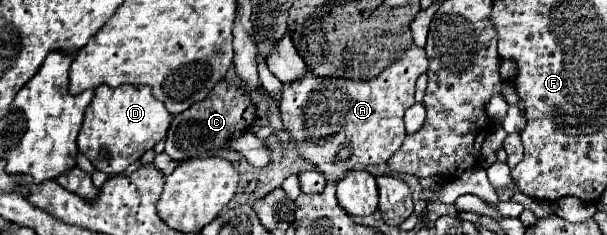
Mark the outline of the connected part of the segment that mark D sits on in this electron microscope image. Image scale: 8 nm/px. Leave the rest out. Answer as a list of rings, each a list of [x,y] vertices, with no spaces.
[[[99,86],[95,88],[93,100],[85,108],[77,146],[79,152],[91,160],[95,170],[117,176],[125,172],[133,162],[137,162],[157,142],[161,142],[169,124],[169,110],[151,94],[149,86]]]

